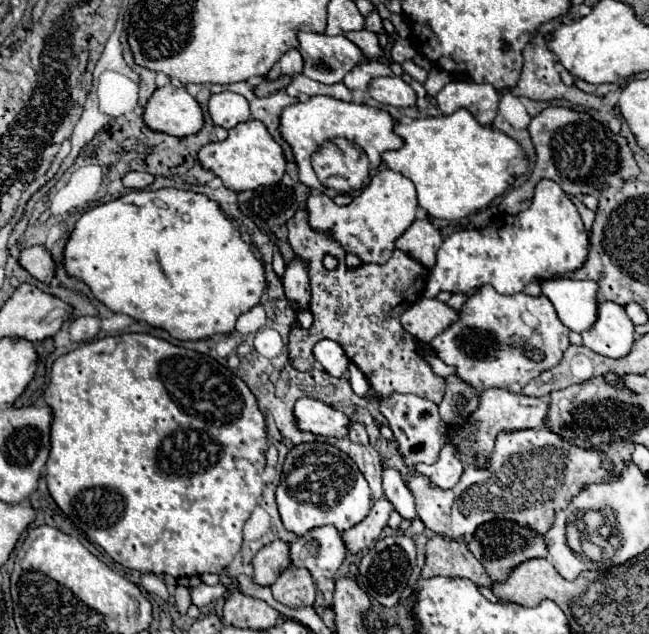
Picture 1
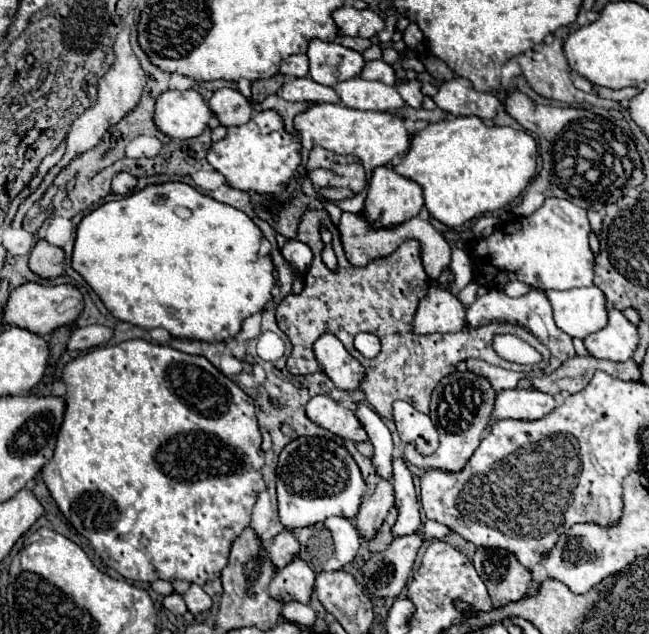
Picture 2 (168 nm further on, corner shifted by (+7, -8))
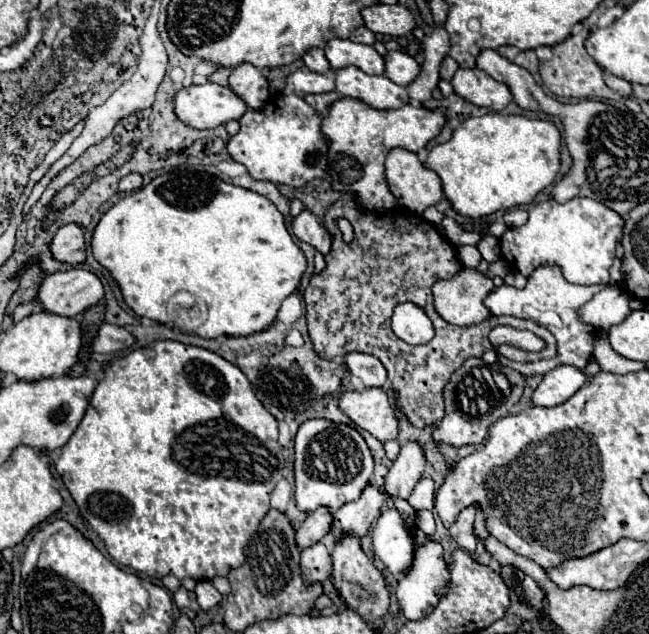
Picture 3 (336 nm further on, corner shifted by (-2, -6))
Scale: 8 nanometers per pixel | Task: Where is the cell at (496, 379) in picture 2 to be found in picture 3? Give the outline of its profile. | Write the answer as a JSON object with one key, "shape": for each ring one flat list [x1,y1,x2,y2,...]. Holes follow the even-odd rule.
{"shape":[[543,266,539,272,529,276,529,282,523,290,511,288,507,284,495,288,487,298,485,298,485,308,493,316,515,316,515,318,529,318,537,324,543,324,557,340,557,356,549,362,535,362,535,364,507,364,509,368,517,370,523,376,531,374,547,374,549,370,557,366,575,366,575,368,585,368,591,360,593,352,593,340,595,340,595,330,583,322,577,320,577,308,587,302,595,292,599,292,603,286,575,286,569,284,559,268]]}

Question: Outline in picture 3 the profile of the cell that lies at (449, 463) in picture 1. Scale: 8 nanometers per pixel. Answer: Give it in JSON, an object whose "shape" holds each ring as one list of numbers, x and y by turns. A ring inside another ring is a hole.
{"shape":[[469,358,459,370,453,372,443,388,445,398,445,418,433,430,433,440,439,444,449,444,461,448,467,444,481,444,487,436,487,428,507,416,511,408,519,402,523,394,525,378,515,374,515,370,501,364,485,364,481,358]]}

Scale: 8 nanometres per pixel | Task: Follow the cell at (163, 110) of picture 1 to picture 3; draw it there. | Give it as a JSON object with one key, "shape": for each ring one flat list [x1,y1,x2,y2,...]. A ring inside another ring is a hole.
{"shape":[[213,82,189,86,175,94,175,116,197,130,209,130,229,120,239,120,245,112,247,104,241,98]]}

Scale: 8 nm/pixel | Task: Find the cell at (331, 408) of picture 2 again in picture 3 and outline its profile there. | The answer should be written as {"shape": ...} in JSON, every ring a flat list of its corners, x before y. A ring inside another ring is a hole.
{"shape":[[381,388,345,392,339,400,339,408,355,422,355,426,367,430,377,440,385,442,397,438,395,408]]}

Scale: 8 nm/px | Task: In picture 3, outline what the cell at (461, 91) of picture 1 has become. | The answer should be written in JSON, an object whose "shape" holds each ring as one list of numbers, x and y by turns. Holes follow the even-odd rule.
{"shape":[[459,68,451,84,457,96,479,108,489,108,493,112,503,112,505,106,513,100,505,84,493,80,487,72,479,68,471,68,471,70]]}

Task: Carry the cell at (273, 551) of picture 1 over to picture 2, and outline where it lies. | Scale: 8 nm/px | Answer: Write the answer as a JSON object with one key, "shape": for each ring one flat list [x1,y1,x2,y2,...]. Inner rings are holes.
{"shape":[[284,530,282,534,278,534,278,536,274,538,274,542,270,544,268,552,270,552,270,558,272,558,274,566,280,570,280,568,284,568,290,560,294,560,294,558,298,556,298,548,300,548,298,538,296,538,290,530]]}

